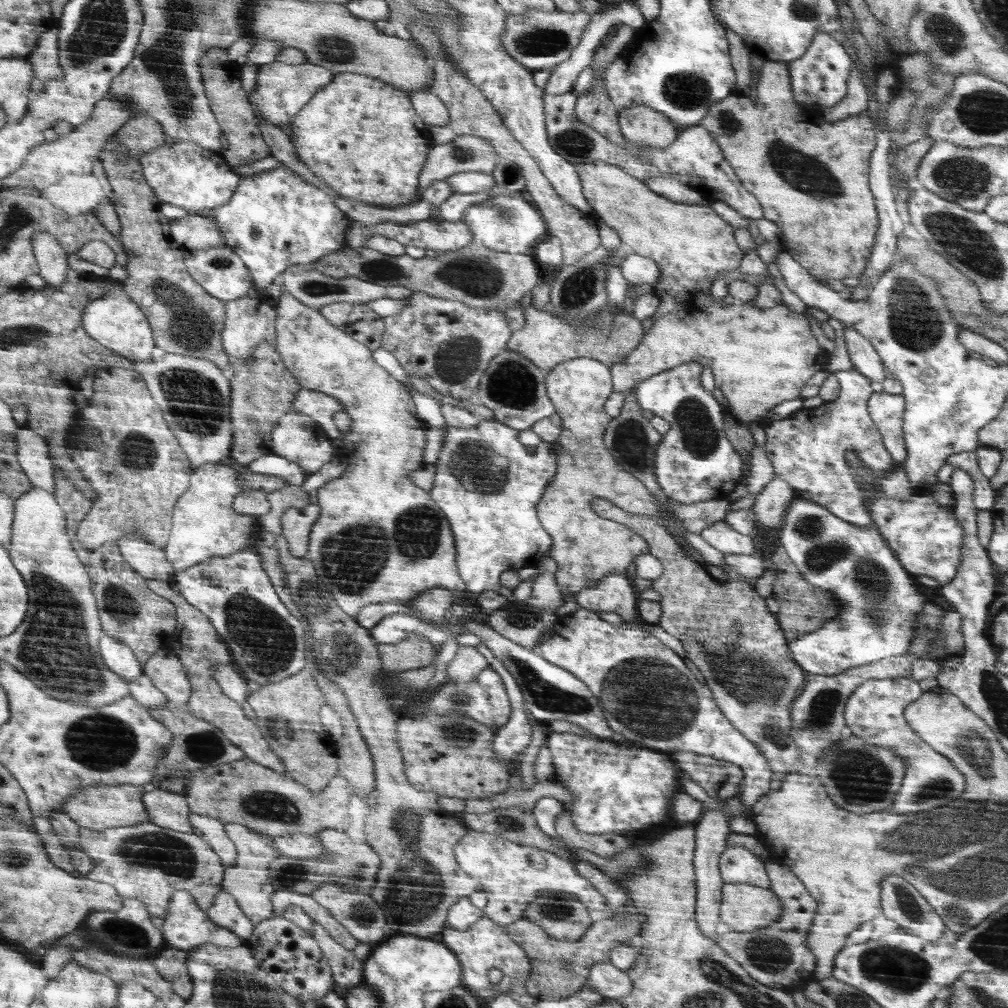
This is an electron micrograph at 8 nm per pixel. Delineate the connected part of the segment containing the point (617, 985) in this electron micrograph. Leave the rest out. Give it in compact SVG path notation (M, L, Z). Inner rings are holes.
M610 961L593 964L586 985L614 1000L626 997L633 990L627 971L616 968Z

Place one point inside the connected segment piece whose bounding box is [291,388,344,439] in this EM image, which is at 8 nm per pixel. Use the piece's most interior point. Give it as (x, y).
(320, 407)

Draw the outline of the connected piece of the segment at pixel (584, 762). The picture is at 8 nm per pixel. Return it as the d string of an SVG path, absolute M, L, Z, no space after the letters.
M550 731L545 746L552 755L555 777L552 781L560 783L573 794L573 803L569 808L575 826L586 834L611 832L642 832L654 828L668 820L668 800L676 790L676 763L671 756L664 756L646 748L628 746L609 739L592 739L572 732Z

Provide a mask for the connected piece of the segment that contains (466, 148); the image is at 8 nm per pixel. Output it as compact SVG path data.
M463 134L447 143L435 143L420 174L420 192L433 183L465 172L490 174L496 166L494 147L479 136Z

